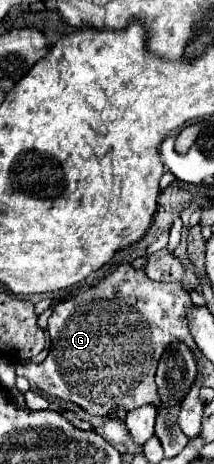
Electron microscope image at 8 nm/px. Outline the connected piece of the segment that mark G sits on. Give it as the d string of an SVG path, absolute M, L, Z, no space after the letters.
M123 263L97 285L53 307L47 327L51 335L51 351L47 359L41 365L17 363L17 375L29 379L29 383L37 387L43 395L71 401L81 409L89 411L91 415L111 415L117 409L131 411L145 403L159 405L155 371L161 353L173 341L187 343L191 351L197 349L187 329L187 307L191 307L191 299L181 283L151 281L143 269L133 269L131 265Z

